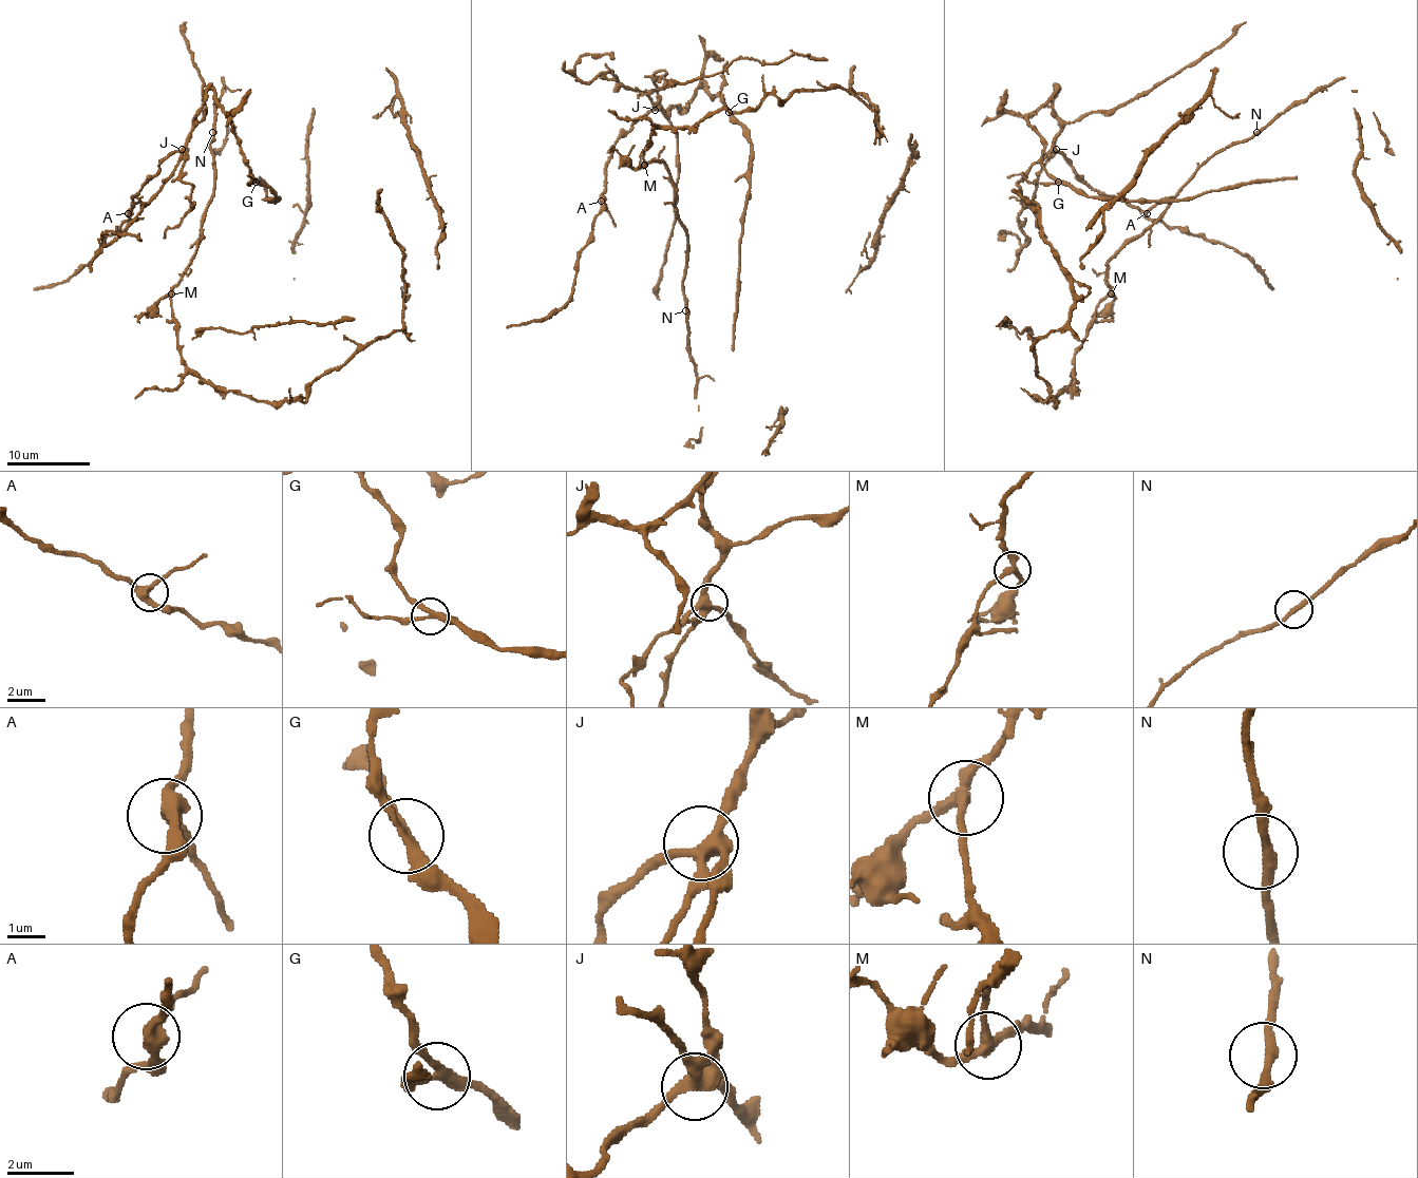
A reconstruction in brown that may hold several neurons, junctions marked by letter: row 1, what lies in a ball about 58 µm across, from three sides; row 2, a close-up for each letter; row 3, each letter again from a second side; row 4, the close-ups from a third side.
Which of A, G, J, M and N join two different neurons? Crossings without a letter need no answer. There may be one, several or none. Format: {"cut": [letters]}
{"cut": ["M"]}

